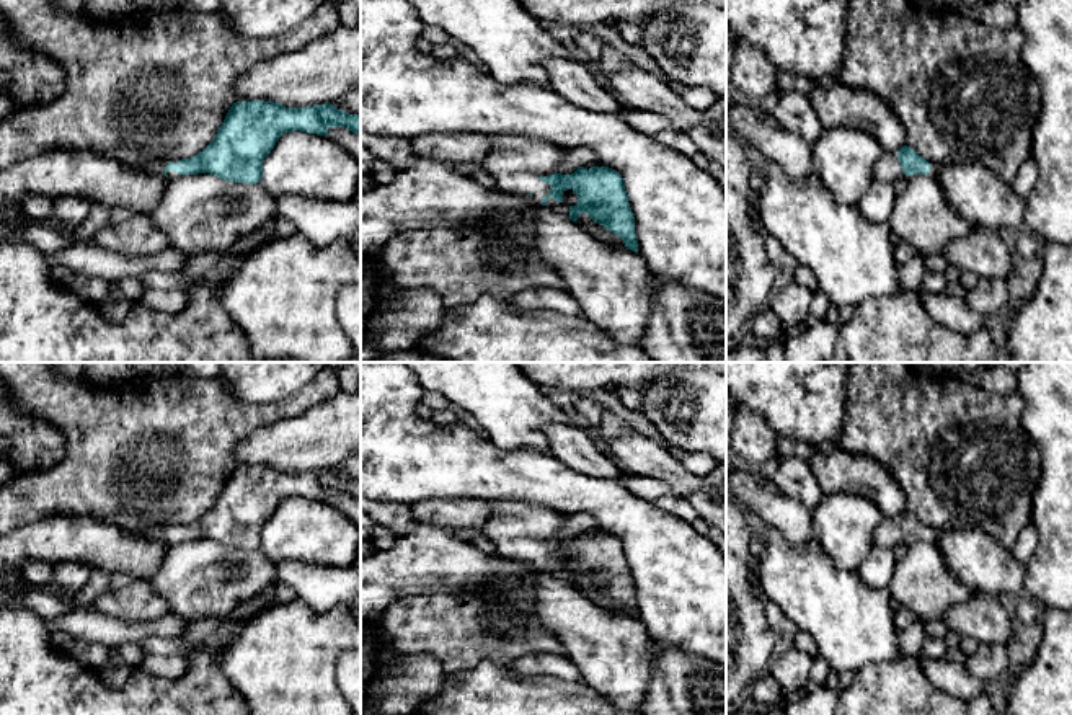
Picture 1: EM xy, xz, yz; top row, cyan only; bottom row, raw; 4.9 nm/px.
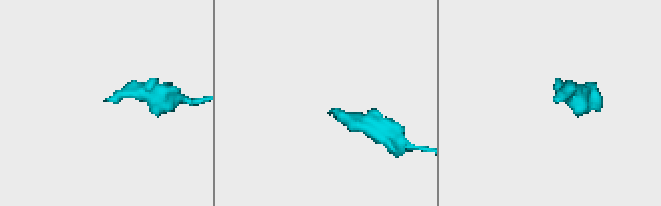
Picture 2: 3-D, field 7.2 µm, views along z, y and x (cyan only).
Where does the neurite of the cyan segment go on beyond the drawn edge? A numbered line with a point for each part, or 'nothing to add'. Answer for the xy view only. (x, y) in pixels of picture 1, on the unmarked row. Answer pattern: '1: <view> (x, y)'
1: xy (155, 532)

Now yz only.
1: yz (888, 534)

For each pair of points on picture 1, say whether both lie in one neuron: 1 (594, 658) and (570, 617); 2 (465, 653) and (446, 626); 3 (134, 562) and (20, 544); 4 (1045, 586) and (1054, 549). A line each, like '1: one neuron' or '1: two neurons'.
1: one neuron
2: one neuron
3: one neuron
4: one neuron

